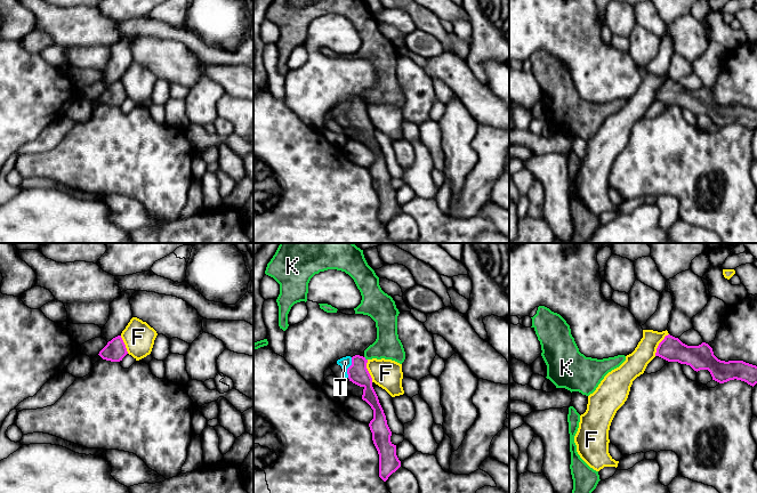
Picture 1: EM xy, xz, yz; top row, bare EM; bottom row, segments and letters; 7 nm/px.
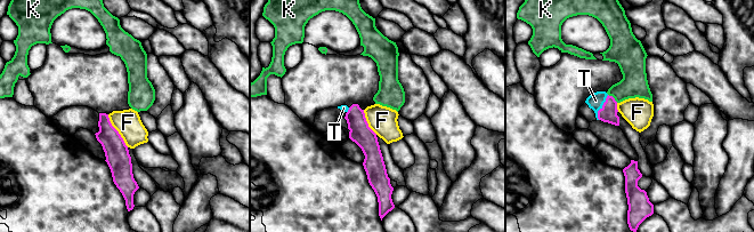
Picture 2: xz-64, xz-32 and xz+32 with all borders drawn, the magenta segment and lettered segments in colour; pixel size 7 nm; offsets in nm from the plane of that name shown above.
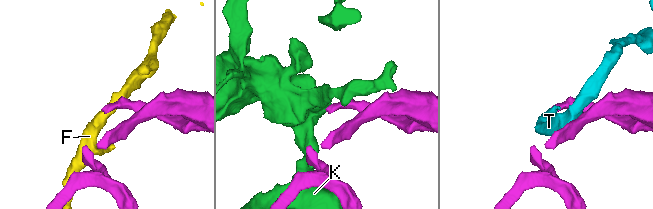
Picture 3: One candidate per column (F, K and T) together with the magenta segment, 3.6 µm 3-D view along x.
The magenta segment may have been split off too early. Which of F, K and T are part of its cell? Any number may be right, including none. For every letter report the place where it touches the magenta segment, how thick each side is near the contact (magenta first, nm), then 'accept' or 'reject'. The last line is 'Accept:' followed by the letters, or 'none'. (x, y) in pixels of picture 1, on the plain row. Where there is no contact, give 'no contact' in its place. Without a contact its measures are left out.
F: contact yz (659, 89); calibres 170 and 160 nm; reject
K: contact xz (364, 103); calibres 140 and 190 nm; reject
T: contact xz (348, 112); calibres 140 and 80 nm; accept
Accept: T

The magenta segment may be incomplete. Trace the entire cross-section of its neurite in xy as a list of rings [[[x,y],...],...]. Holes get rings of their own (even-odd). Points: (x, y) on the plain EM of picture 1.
[[[118,80],[108,86],[98,99],[106,105],[120,106],[127,98],[126,89],[121,80]]]

